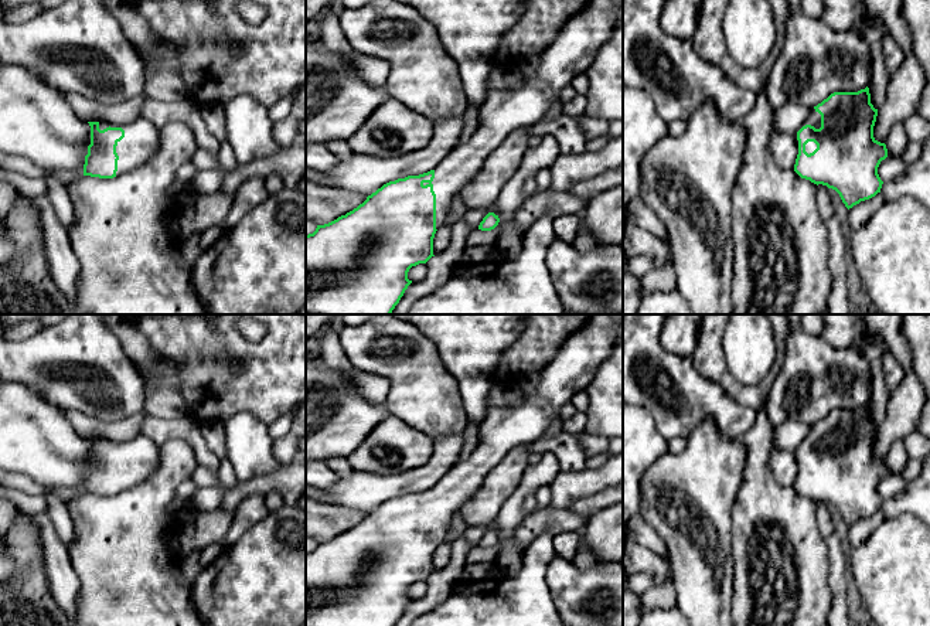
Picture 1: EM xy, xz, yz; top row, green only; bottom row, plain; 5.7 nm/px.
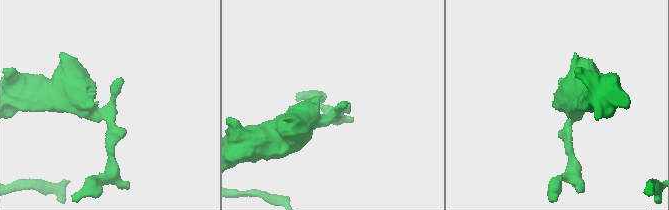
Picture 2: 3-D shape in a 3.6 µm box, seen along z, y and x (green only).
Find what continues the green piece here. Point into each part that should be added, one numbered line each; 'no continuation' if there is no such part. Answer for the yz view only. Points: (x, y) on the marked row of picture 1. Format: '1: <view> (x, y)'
1: yz (814, 118)

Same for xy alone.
1: xy (142, 139)

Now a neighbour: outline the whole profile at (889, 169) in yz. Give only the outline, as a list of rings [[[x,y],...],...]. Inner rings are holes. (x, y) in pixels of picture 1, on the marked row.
[[[888,156],[880,161],[878,174],[883,183],[899,178],[907,170],[906,161]]]

